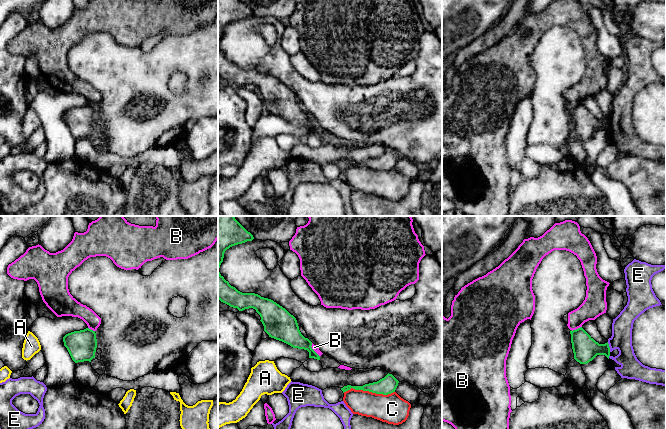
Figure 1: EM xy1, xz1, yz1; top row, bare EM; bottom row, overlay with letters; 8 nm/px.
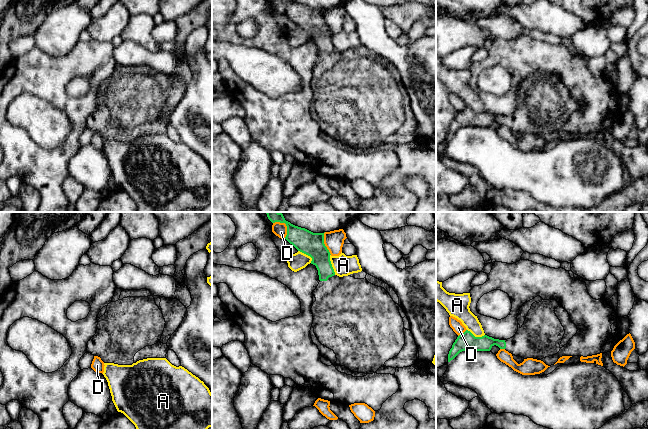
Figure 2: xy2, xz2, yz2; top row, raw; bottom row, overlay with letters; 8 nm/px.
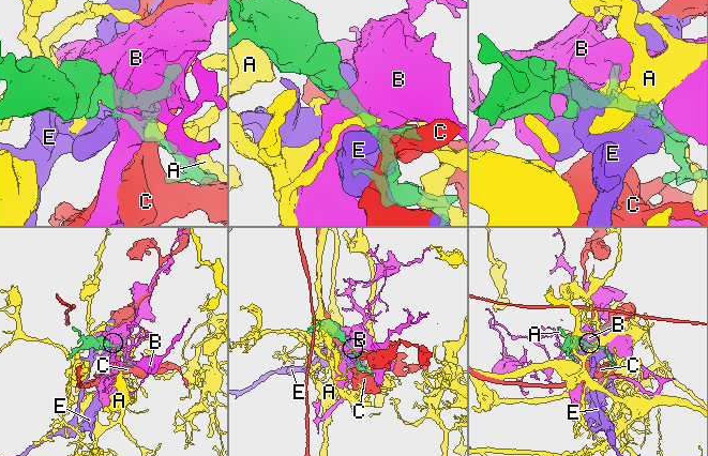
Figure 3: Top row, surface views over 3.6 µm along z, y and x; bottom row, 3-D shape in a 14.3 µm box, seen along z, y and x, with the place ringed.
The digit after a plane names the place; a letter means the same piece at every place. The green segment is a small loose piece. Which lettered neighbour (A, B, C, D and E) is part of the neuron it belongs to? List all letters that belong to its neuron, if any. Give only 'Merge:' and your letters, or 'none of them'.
Merge: none of them

